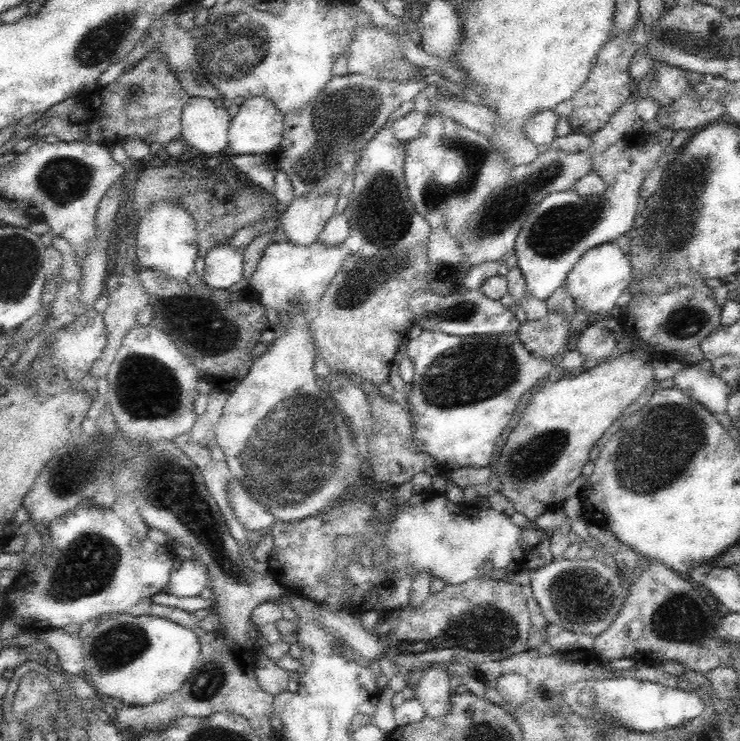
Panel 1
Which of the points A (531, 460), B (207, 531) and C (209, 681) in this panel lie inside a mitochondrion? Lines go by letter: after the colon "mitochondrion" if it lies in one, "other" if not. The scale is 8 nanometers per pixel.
A: mitochondrion
B: other
C: mitochondrion

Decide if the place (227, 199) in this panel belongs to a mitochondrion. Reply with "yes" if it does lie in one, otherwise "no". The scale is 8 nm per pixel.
no

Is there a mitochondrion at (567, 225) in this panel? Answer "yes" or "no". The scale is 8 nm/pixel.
yes

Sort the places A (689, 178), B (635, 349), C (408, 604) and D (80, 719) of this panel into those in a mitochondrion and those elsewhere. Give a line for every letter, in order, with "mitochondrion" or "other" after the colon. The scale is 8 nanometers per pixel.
A: other
B: other
C: other
D: other

